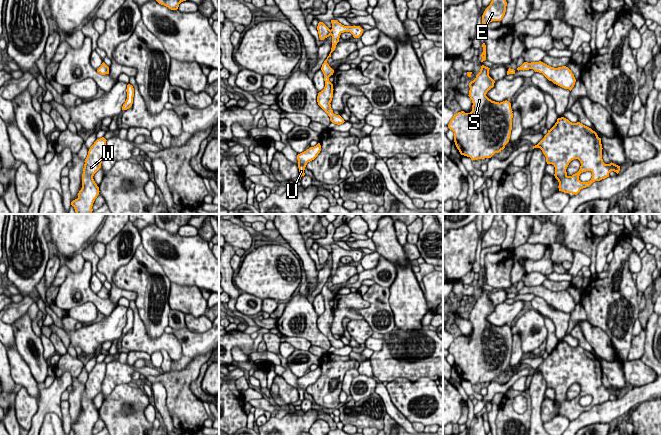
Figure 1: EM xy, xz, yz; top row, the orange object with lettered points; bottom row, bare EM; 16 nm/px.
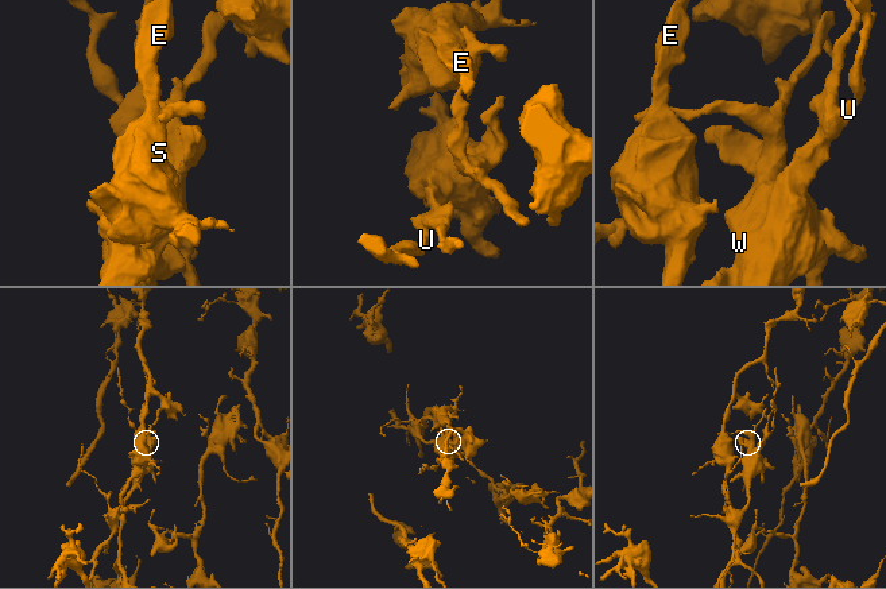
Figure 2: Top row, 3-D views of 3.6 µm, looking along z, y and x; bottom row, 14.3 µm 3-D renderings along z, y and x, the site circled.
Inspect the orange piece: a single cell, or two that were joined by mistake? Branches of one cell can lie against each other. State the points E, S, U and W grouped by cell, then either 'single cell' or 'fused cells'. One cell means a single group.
E S / U W | fused cells

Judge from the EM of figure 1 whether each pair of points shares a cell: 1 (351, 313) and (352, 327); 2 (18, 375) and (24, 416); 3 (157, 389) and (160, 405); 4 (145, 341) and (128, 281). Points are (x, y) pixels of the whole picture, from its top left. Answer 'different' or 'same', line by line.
1: different
2: different
3: same
4: different

